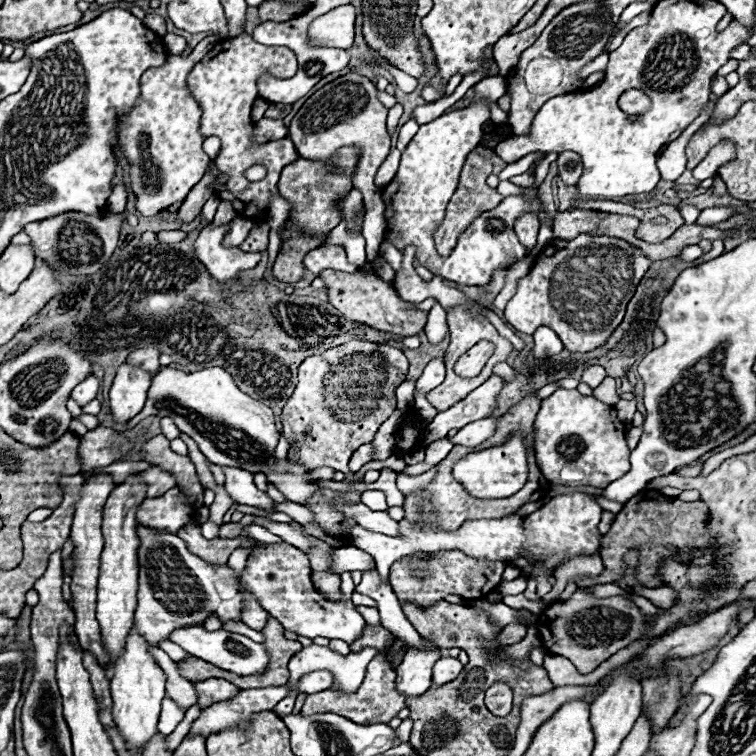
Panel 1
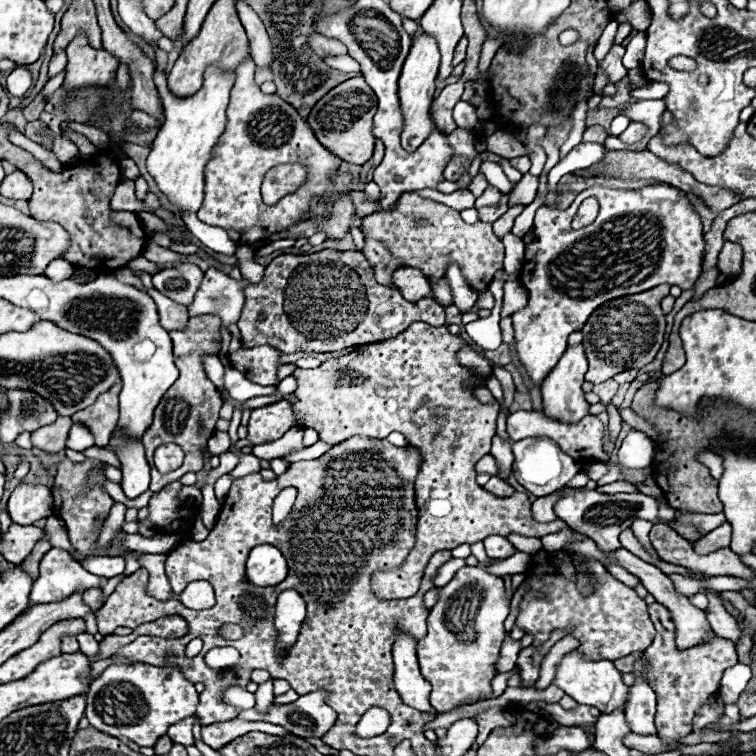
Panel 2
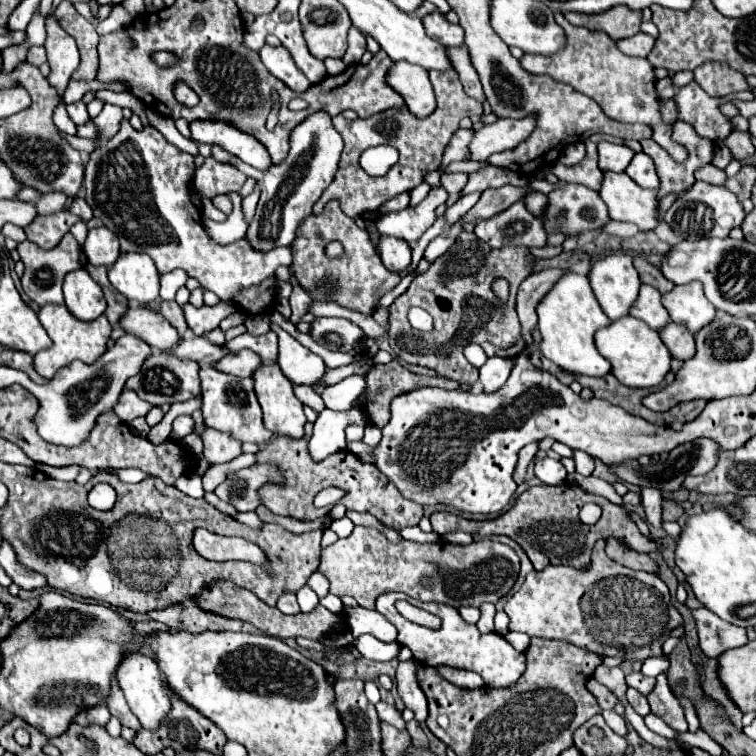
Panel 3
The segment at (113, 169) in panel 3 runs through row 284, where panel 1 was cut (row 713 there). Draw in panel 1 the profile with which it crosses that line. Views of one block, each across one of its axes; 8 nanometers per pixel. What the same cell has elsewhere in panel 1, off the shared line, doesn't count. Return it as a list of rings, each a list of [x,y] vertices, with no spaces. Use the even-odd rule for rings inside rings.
[[[266,686],[266,688],[248,688],[248,690],[240,690],[234,698],[230,700],[222,700],[222,702],[216,702],[212,704],[210,708],[206,708],[198,720],[192,724],[192,730],[188,736],[192,734],[204,734],[204,736],[210,736],[212,732],[220,732],[224,728],[234,728],[234,726],[244,726],[248,724],[250,716],[252,714],[258,714],[258,712],[264,712],[264,710],[274,710],[274,706],[284,700],[288,694],[290,694],[292,686]]]

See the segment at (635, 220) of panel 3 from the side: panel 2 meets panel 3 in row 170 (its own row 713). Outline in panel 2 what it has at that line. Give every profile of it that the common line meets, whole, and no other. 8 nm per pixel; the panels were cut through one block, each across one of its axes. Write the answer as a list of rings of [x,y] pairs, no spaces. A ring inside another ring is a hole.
[[[572,650],[562,658],[556,670],[554,682],[558,688],[562,688],[568,696],[572,696],[578,704],[584,706],[594,706],[600,712],[614,712],[614,710],[624,710],[628,704],[628,694],[630,688],[622,682],[622,674],[614,668],[610,660],[598,660],[598,662],[588,662],[578,650]]]

